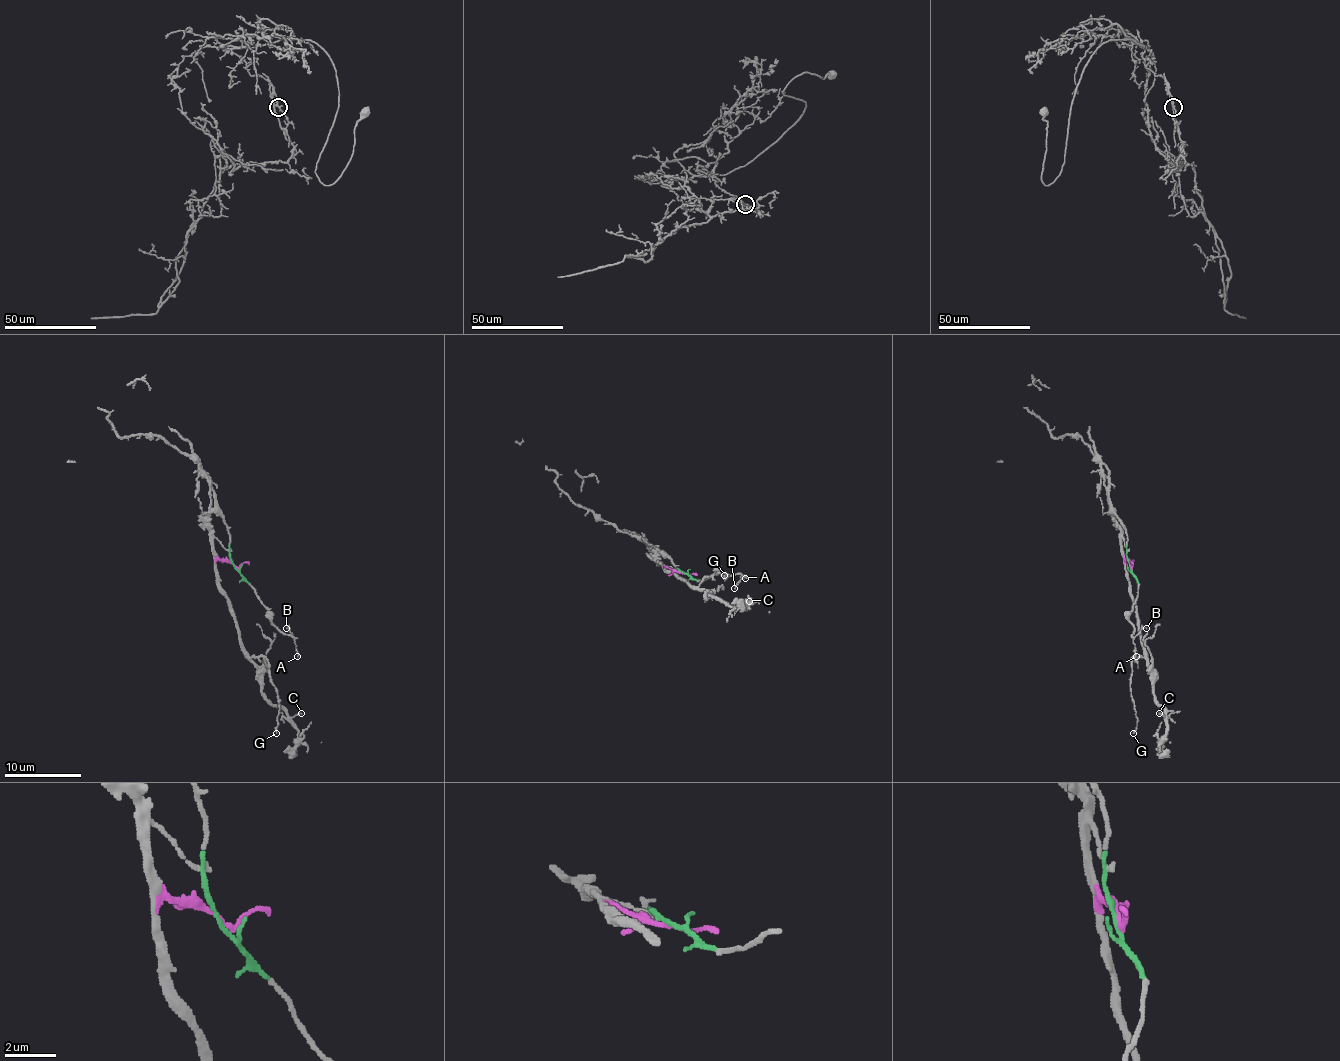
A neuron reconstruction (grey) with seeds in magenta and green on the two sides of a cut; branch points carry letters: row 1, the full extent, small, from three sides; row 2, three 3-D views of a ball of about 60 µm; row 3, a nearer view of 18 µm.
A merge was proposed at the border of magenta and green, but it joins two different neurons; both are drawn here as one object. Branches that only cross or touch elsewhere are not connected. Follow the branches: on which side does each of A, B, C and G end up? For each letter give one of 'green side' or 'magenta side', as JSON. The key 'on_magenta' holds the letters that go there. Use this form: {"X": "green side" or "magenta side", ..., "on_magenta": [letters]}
{"A": "green side", "B": "green side", "C": "magenta side", "G": "magenta side", "on_magenta": ["C", "G"]}

